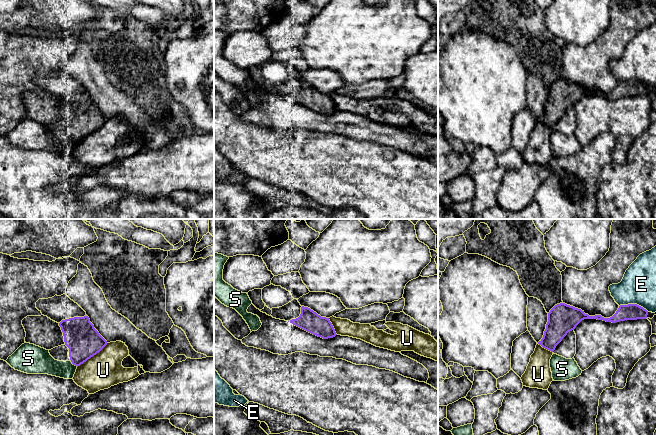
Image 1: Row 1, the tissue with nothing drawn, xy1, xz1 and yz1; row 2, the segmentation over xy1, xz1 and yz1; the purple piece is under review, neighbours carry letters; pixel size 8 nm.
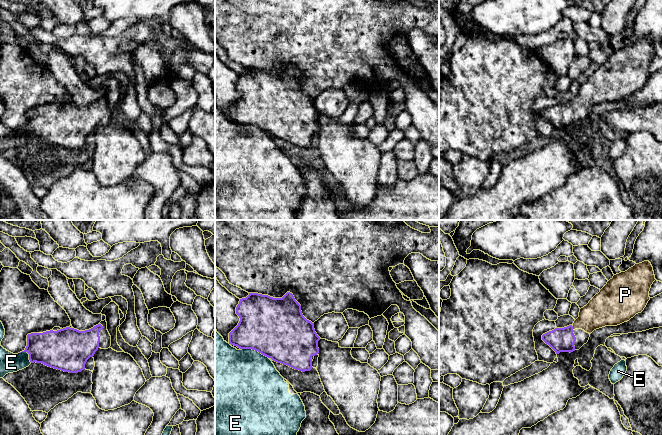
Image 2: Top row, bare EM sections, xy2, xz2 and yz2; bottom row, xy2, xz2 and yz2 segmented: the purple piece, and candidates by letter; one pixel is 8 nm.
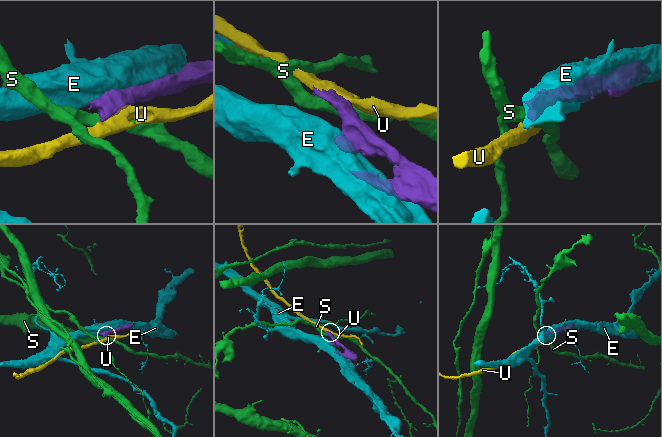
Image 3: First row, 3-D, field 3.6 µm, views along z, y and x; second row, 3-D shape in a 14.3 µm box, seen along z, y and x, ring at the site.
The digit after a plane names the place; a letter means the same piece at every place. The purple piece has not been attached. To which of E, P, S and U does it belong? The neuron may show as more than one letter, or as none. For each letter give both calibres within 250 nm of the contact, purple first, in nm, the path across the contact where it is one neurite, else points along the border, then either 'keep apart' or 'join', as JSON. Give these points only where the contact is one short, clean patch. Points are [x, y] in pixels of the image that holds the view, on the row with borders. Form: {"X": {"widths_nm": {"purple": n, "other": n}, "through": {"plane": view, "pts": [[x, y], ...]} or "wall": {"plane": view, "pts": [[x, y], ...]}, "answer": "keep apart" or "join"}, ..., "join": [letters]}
{"E": {"widths_nm": {"purple": 130, "other": 280}, "answer": "keep apart"}, "P": {"widths_nm": {"purple": 190, "other": 240}, "through": {"plane": "yz2", "pts": [[560, 339], [572, 327], [587, 321], [599, 312]]}, "answer": "join"}, "S": {"widths_nm": {"purple": 280, "other": 180}, "answer": "keep apart"}, "U": {"widths_nm": {"purple": 280, "other": 280}, "wall": {"plane": "xy1", "pts": [[107, 343], [77, 367]]}, "answer": "keep apart"}, "join": ["P"]}

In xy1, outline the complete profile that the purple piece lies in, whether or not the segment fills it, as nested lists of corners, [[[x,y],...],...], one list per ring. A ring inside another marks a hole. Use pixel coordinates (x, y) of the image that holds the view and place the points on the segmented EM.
[[[88,316],[62,320],[59,326],[63,332],[65,345],[69,348],[70,360],[77,367],[99,353],[107,345],[107,341],[94,328]]]

